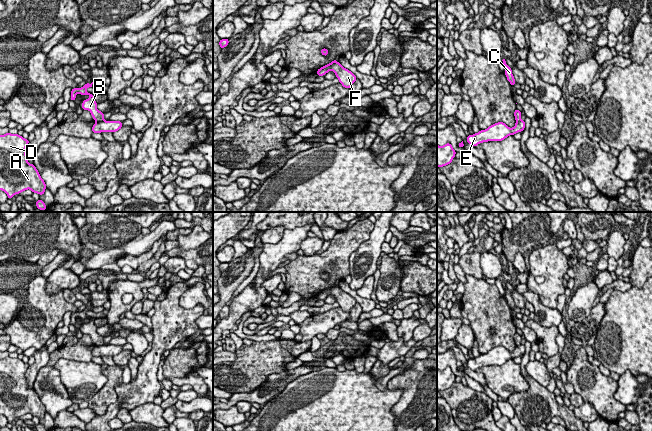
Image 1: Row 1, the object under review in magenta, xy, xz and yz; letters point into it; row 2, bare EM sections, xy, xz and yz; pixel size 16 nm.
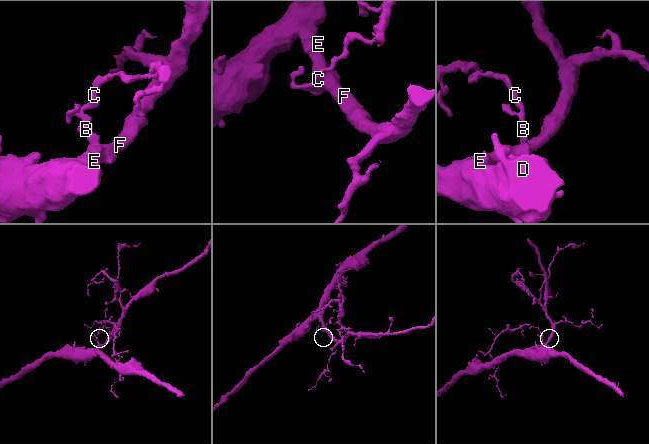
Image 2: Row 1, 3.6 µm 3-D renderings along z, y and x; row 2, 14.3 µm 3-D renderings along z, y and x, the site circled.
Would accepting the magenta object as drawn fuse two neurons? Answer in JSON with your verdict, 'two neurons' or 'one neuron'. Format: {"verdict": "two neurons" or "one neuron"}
{"verdict": "two neurons"}

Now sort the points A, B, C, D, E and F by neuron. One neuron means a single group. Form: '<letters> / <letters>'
A D E F / B C

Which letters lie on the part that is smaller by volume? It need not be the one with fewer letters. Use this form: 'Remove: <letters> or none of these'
Remove: B, C

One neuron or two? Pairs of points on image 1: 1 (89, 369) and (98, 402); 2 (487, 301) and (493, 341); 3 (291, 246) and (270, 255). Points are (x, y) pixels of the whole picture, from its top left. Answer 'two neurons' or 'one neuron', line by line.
1: two neurons
2: one neuron
3: one neuron

